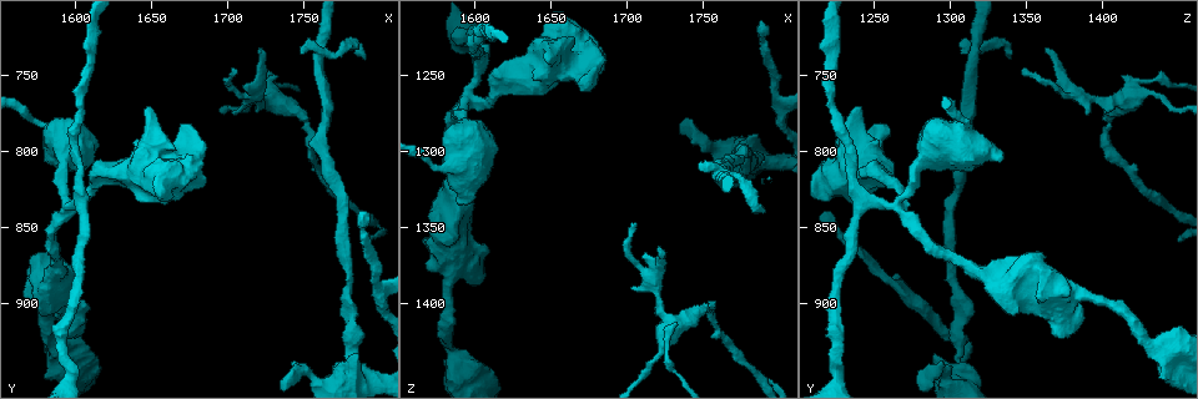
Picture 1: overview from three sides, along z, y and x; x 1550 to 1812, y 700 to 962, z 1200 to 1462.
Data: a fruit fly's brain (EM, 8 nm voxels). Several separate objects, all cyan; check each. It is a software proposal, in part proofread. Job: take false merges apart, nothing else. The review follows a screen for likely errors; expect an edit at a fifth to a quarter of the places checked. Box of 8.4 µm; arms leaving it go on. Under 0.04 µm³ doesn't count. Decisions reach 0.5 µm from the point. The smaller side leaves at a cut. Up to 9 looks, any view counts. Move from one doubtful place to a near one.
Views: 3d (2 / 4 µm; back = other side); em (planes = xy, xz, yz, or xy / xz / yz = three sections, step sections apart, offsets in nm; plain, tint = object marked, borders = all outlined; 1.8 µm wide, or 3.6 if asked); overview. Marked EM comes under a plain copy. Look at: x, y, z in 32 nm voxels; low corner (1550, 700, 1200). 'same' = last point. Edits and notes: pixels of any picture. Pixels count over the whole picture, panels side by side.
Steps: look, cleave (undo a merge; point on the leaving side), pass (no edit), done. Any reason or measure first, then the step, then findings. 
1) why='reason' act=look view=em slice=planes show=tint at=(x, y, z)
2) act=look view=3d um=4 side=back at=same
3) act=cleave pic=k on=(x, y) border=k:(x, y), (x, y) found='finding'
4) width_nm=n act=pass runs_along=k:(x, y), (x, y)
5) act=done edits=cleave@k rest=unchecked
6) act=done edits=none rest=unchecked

why='looks like a crossing' act=look view=3d um=2 at=(1594, 832, 1266)

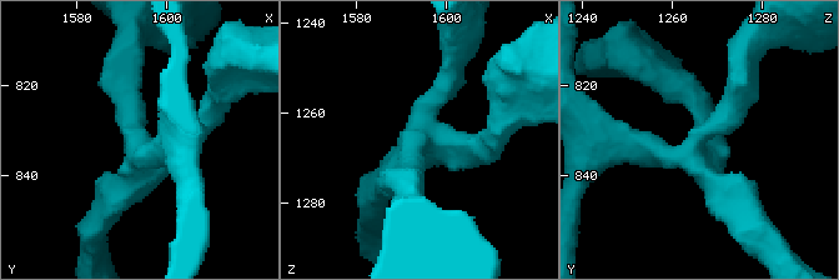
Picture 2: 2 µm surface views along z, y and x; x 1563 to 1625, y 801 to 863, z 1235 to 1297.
arms=4 act=look view=em slice=xy step=16 show=tint at=(1594, 831, 1267)

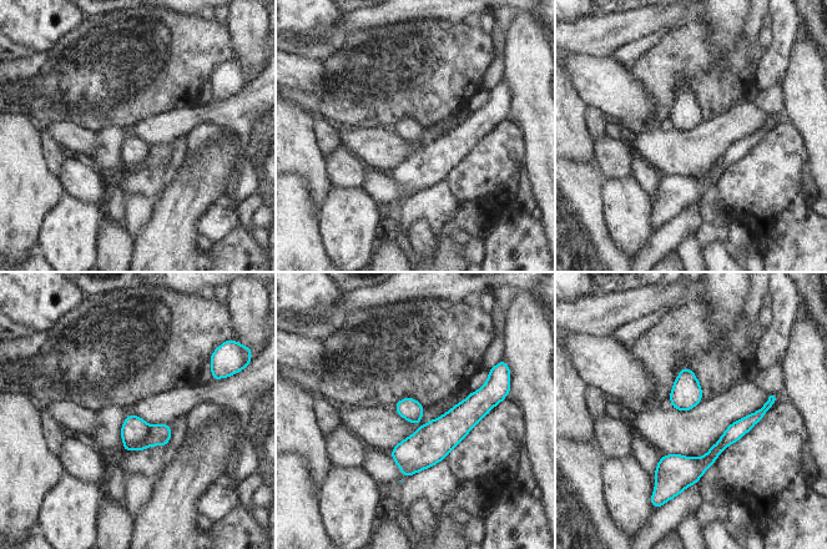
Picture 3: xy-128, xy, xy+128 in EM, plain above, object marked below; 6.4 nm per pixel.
why='cut it another way' act=look view=em slice=planes show=borders at=same

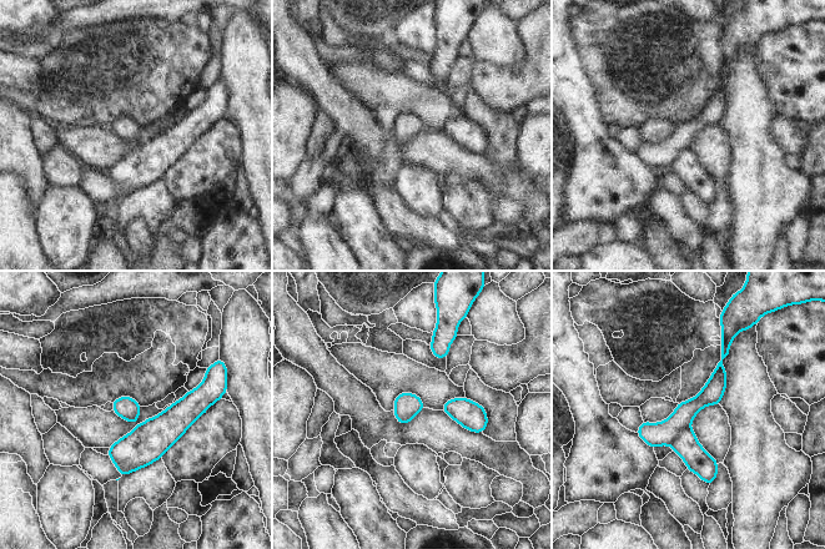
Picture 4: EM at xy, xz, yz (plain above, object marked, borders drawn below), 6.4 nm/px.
act=cleave pic=4 on=(664, 433) border=4:(689, 427), (684, 428), (670, 444) found='a second cell is stuck on'

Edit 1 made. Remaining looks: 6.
why='calibre changes' act=look view=em um=3.6 slice=planes show=tint at=(1588, 930, 1440)

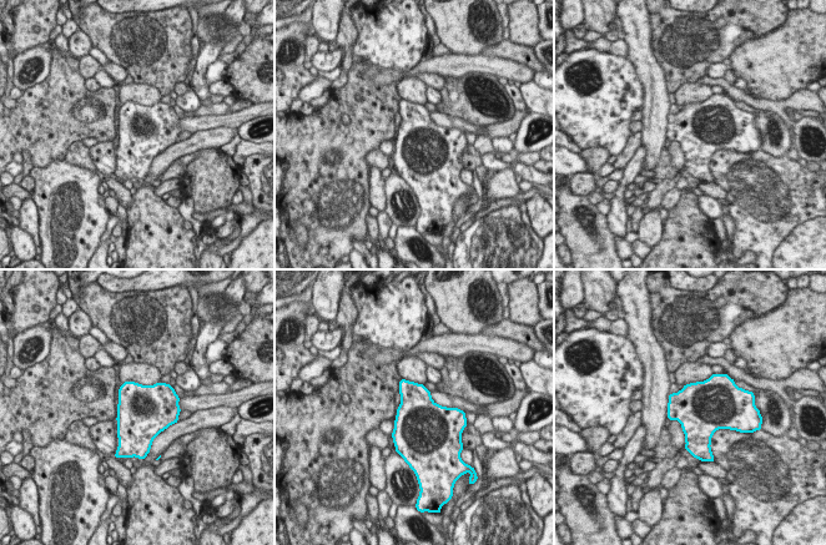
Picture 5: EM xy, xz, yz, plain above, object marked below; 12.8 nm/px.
act=pass found='continuous, no second cell'

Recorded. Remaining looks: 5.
why='four arms meet' act=look view=3d um=2 at=(1728, 766, 1418)

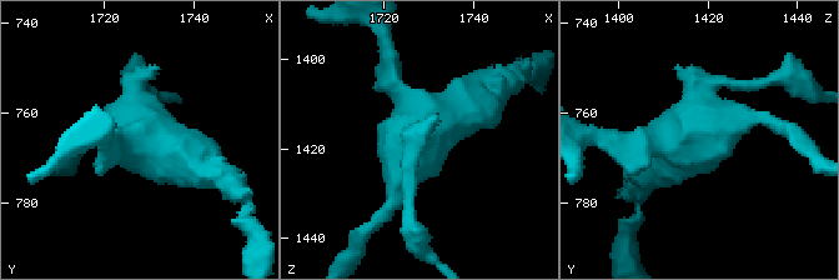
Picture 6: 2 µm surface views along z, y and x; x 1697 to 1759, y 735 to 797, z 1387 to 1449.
act=look view=em slice=yz step=4 show=tint at=(1729, 766, 1417)

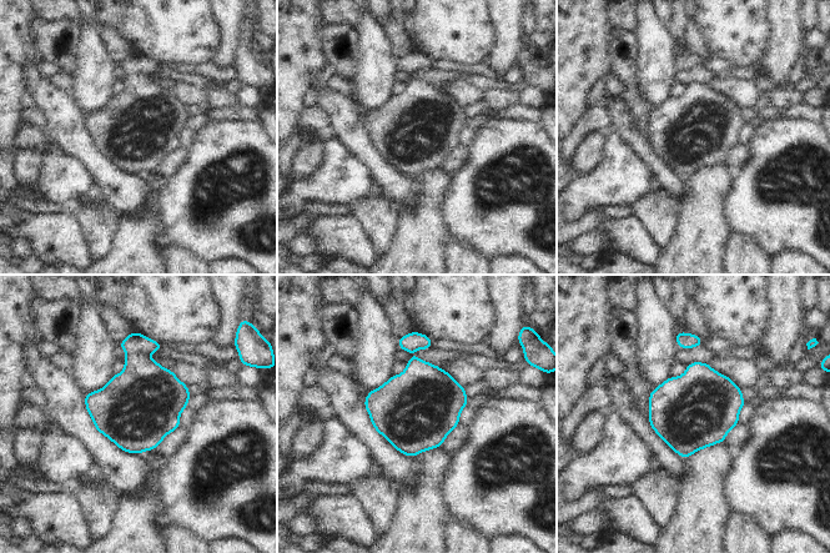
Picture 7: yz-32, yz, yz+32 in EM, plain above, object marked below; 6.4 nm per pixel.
why='another direction' act=look view=em slice=planes show=borders at=same

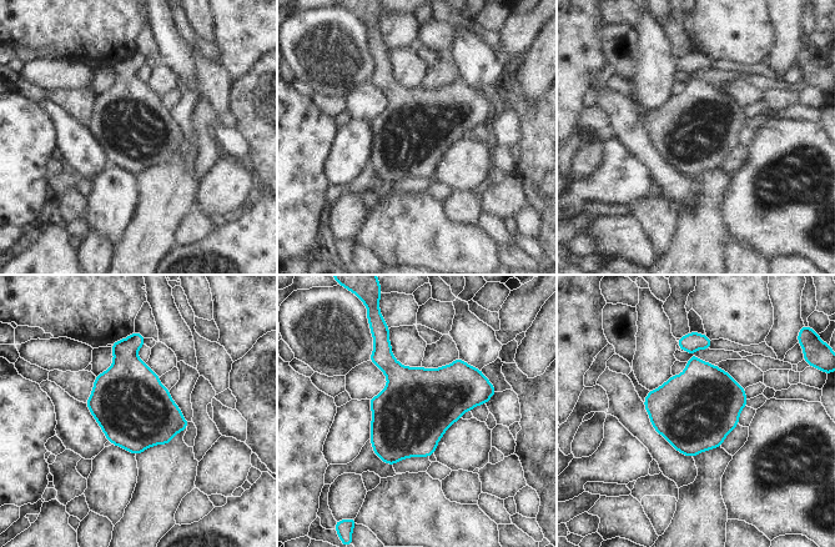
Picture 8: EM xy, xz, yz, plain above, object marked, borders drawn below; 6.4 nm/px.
arms=4 act=pass found='continuous, no second cell'

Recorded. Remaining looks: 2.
why='sharp bend' act=look view=em slice=planes show=tint at=(1796, 886, 1260)

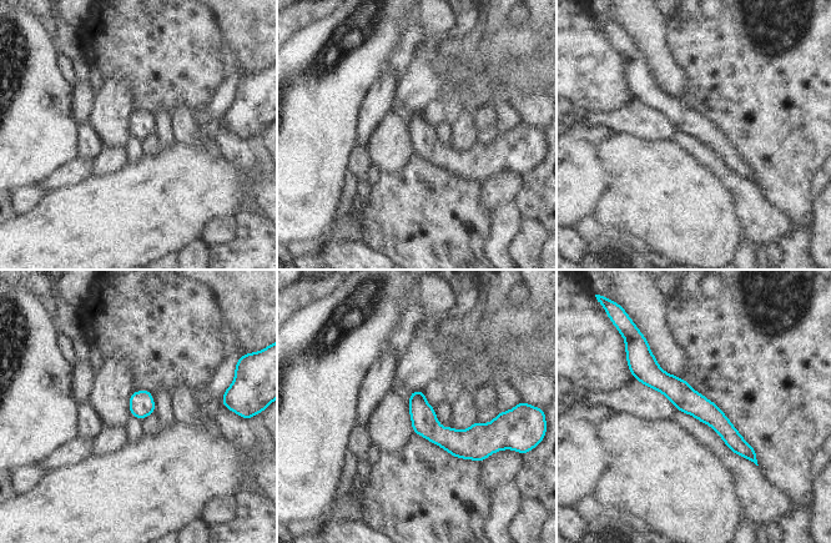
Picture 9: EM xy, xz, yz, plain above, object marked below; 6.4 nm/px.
act=pass runs_along=9:(639, 362), (708, 412), (753, 457) found='continuous, no second cell'

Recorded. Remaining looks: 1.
act=done edits=cleave@4 rest=unchecked

